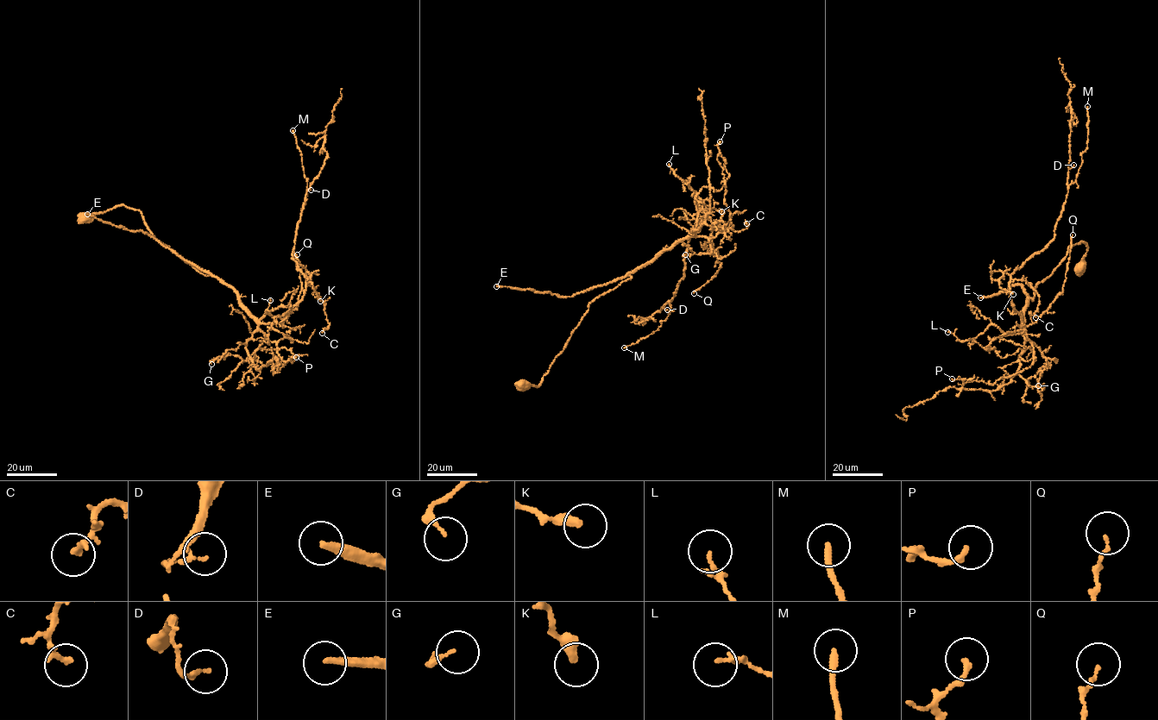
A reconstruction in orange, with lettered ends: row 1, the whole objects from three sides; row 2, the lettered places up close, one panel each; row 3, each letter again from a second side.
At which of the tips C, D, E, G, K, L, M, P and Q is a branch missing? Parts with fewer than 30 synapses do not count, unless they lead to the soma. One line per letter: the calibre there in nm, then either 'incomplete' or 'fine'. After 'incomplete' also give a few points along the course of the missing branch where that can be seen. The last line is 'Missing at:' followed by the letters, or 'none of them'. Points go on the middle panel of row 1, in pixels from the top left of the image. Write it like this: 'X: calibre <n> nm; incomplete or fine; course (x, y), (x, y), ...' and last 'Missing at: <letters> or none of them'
C: calibre 200 nm; fine
D: calibre 140 nm; fine
E: calibre 240 nm; incomplete
G: calibre 170 nm; fine
K: calibre 340 nm; fine
L: calibre 130 nm; fine
M: calibre 220 nm; fine
P: calibre 170 nm; fine
Q: calibre 110 nm; fine
Missing at: E

